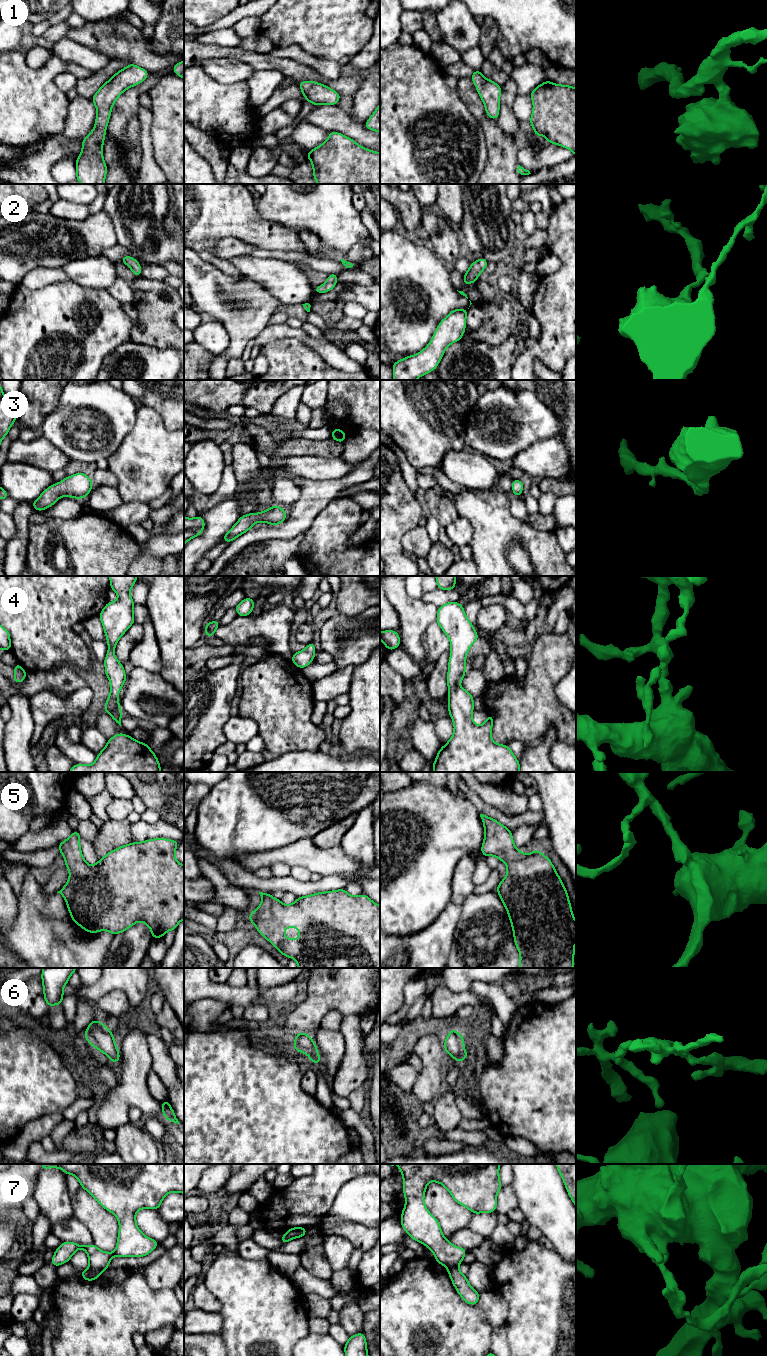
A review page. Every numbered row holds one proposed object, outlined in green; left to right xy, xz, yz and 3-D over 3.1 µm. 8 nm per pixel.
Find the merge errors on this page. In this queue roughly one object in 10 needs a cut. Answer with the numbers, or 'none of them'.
7

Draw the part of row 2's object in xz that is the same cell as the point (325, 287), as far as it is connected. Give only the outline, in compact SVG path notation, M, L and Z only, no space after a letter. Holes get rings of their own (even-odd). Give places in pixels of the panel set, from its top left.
M335 273L329 274L325 283L316 288L313 288L314 293L326 293L332 290L337 285L337 276L338 274Z

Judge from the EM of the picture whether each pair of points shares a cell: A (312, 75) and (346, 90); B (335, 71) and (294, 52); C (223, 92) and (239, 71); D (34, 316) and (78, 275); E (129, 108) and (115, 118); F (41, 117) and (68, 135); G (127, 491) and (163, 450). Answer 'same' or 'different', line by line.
A: same
B: same
C: different
D: different
E: same
F: different
G: same

